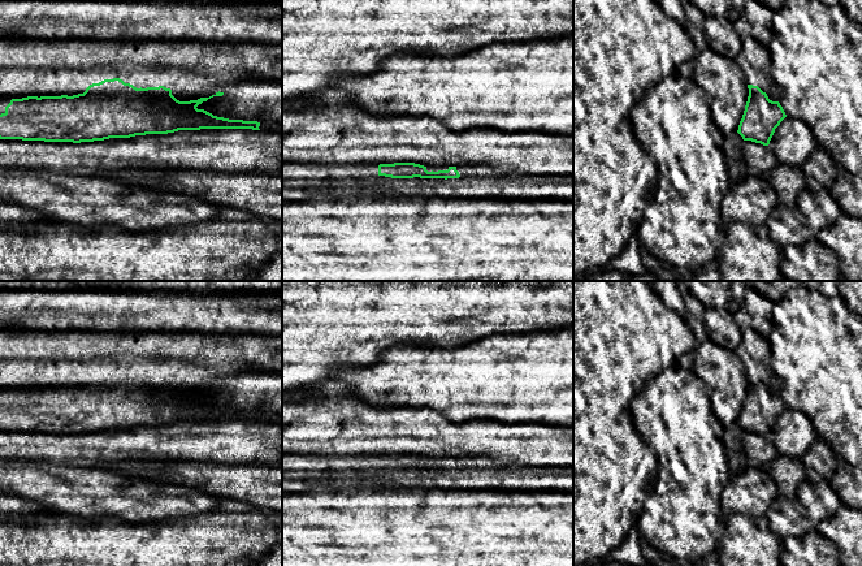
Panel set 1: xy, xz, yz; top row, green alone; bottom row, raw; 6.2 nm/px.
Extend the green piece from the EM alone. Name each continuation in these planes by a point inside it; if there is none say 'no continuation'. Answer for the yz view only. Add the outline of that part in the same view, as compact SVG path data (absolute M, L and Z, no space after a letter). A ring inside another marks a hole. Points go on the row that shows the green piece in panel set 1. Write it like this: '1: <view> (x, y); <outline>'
no continuation

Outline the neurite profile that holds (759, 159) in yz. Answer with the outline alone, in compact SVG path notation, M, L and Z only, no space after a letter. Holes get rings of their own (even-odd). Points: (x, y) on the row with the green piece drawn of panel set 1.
M744 141L742 152L749 173L768 174L777 163L770 147L761 143Z

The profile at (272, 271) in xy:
M282 252L276 254L257 273L244 281L282 281Z

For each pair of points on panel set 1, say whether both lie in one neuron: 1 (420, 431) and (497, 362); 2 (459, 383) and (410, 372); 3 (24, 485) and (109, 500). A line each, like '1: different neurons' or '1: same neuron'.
1: different neurons
2: same neuron
3: same neuron

